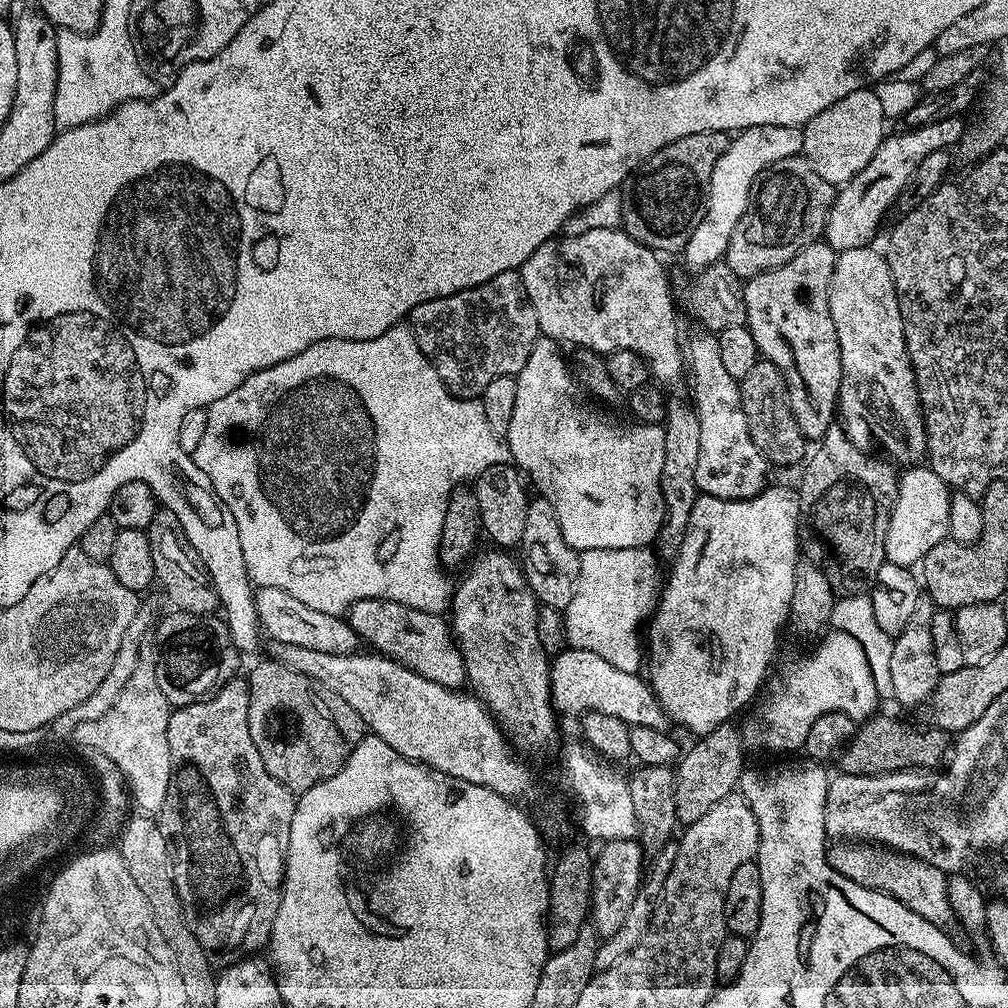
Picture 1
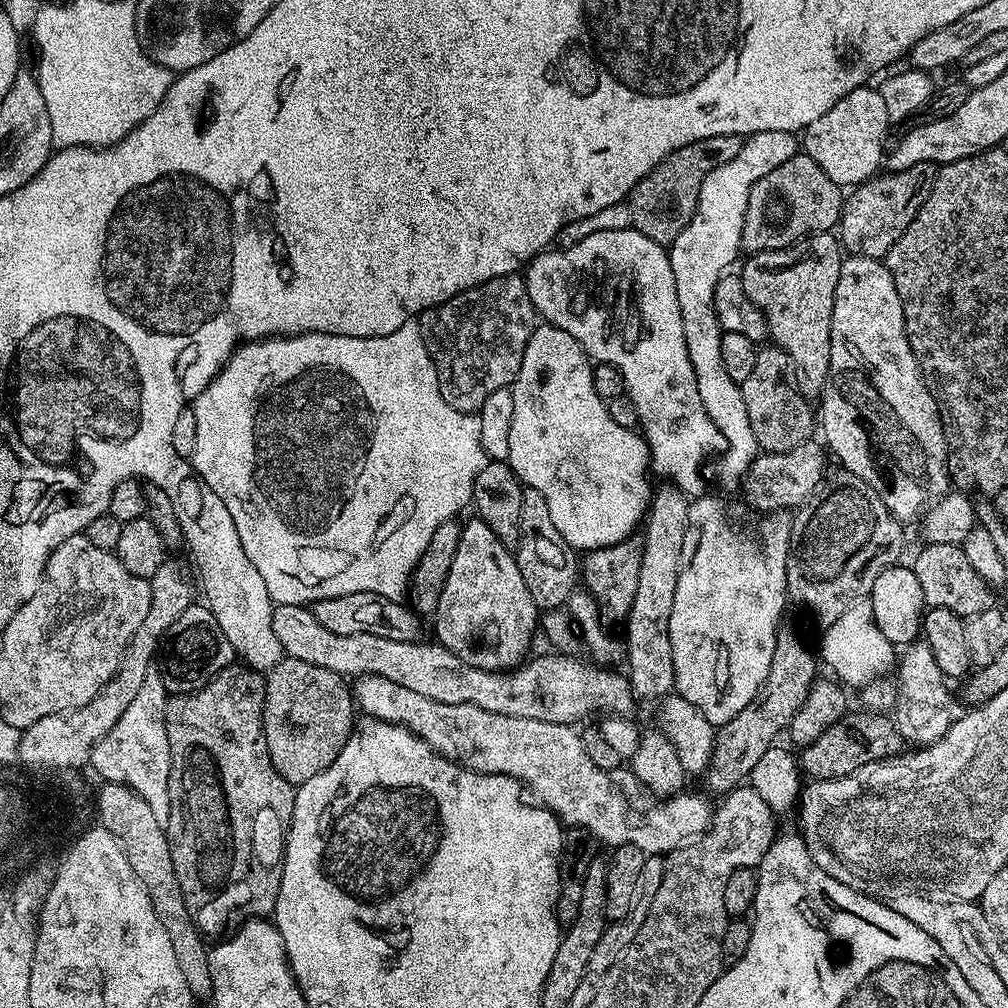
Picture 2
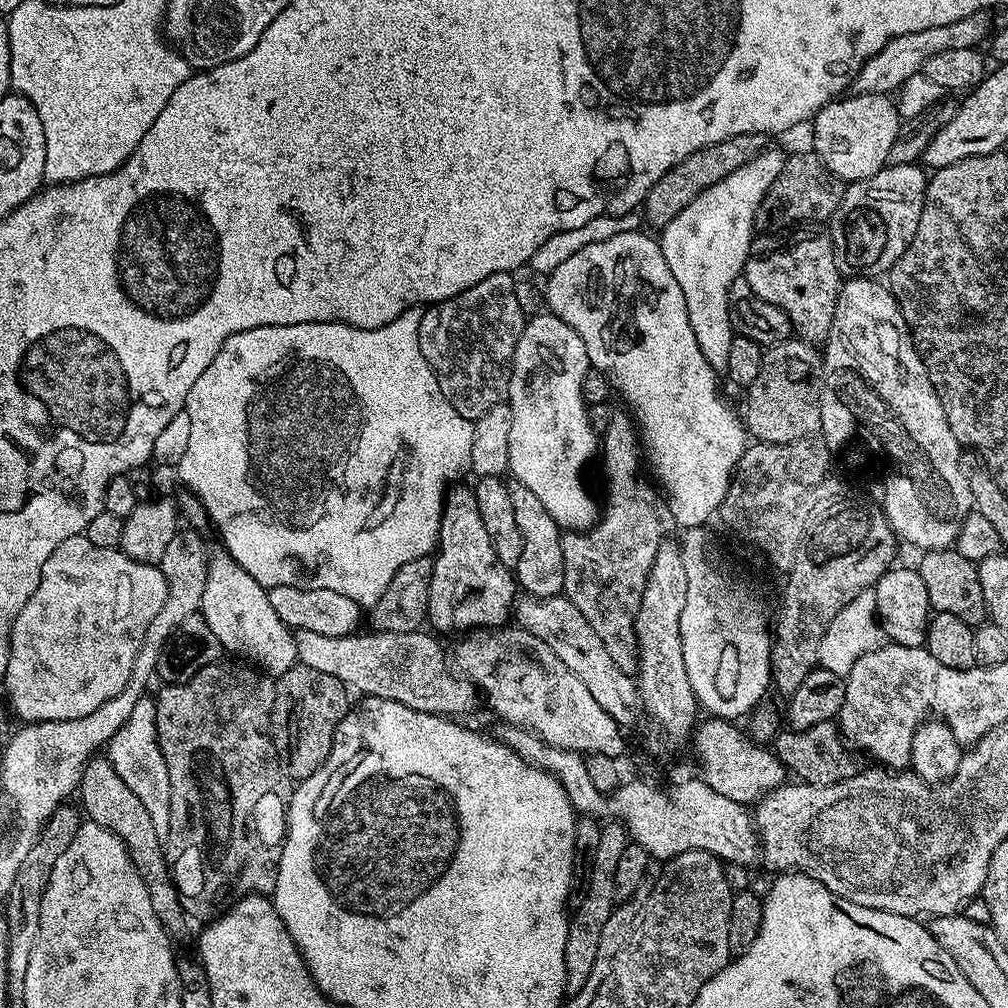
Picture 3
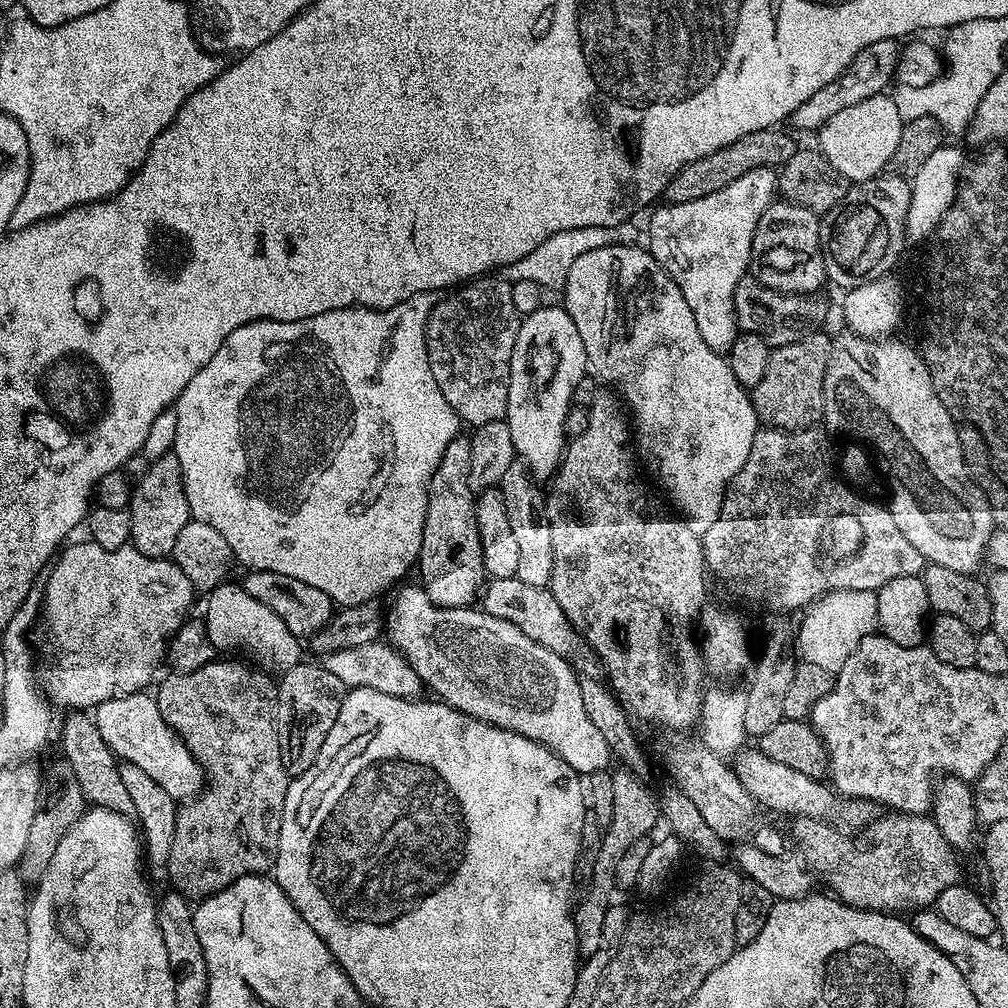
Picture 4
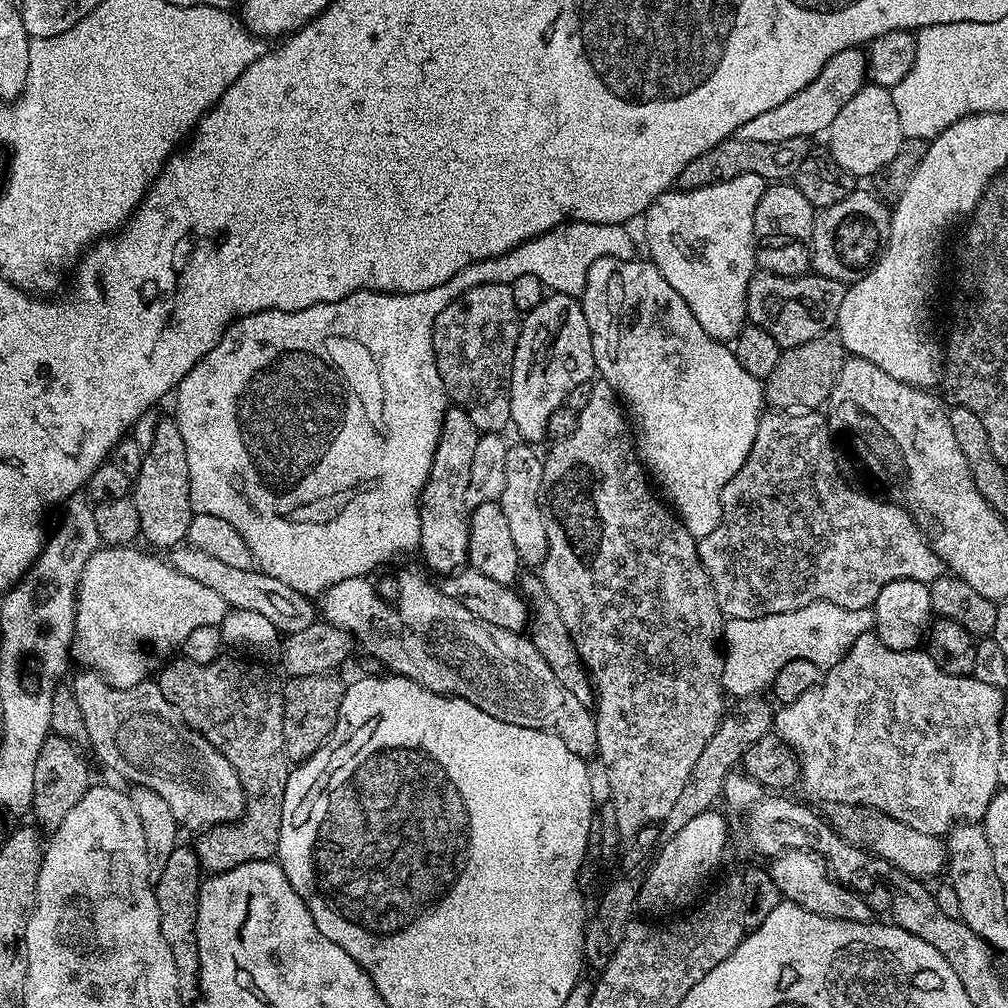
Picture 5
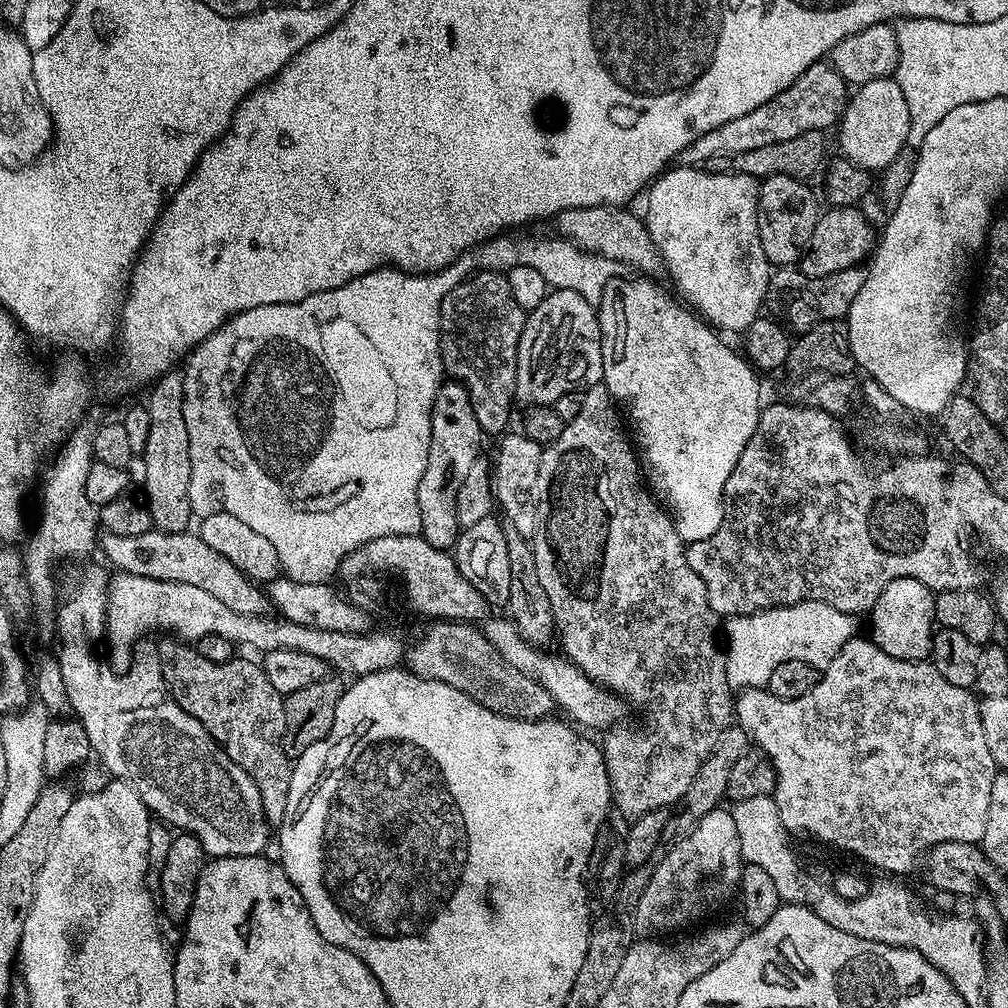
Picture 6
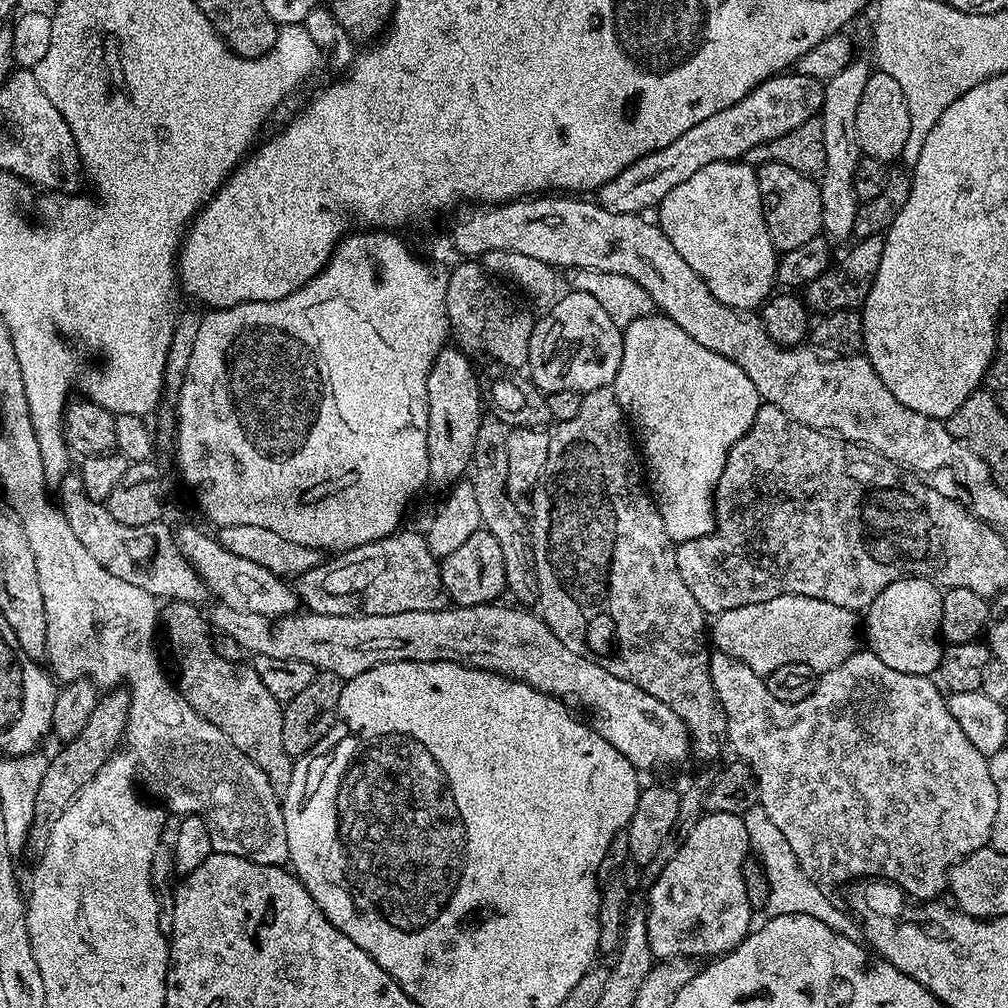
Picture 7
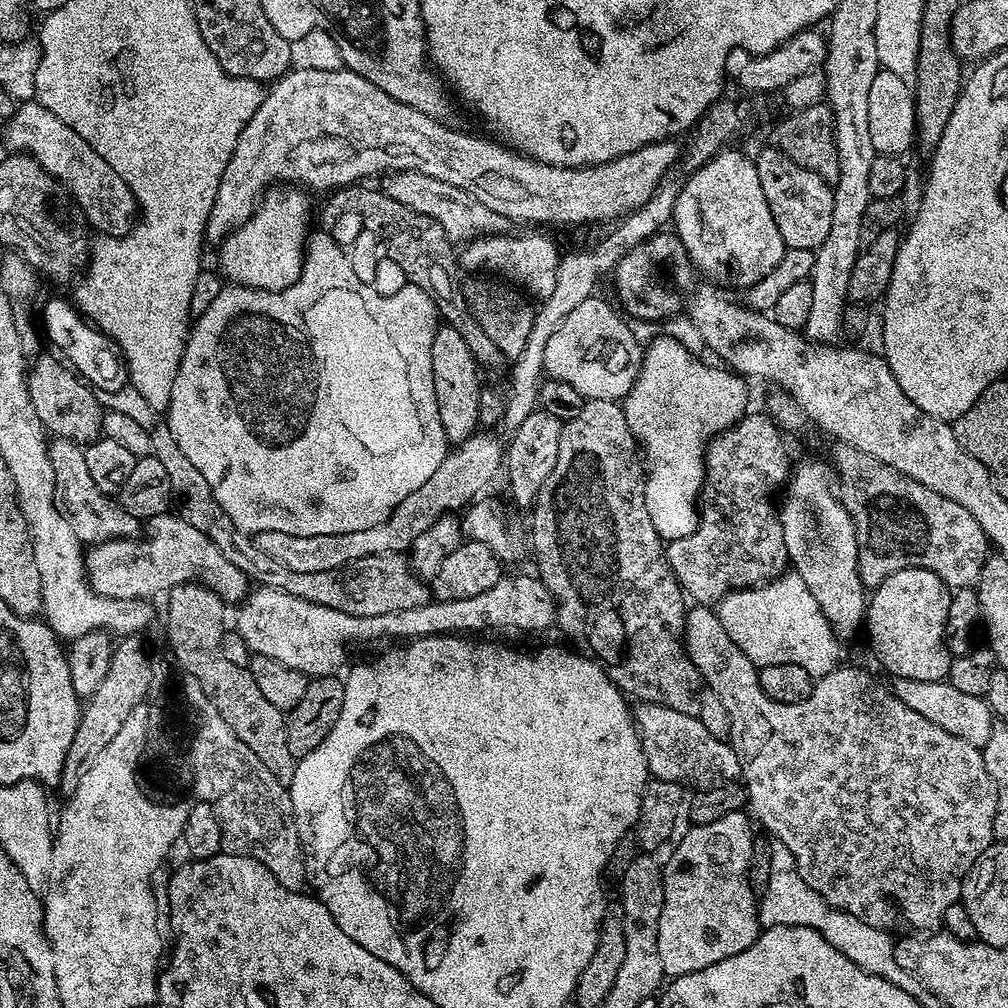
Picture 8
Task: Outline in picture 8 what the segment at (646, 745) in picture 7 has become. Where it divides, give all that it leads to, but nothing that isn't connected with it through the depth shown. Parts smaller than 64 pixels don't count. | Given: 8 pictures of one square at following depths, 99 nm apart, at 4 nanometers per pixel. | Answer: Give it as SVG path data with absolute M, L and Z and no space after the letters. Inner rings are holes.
M640 702L635 705L634 719L649 773L655 779L703 790L735 781L740 776L738 754L734 754L731 743L710 734L700 719L689 712L679 712L664 702Z

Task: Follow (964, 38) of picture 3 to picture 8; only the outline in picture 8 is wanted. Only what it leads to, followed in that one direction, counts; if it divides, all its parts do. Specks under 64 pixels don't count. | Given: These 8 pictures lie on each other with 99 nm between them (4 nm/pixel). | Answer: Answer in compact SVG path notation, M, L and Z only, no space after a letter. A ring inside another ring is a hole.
M293 67L265 91L262 106L258 106L258 110L250 113L246 126L234 146L234 154L230 154L230 162L226 162L226 170L222 170L222 178L218 182L218 194L214 194L214 206L210 210L208 224L205 227L205 237L209 241L216 240L215 242L220 242L223 241L224 237L229 236L235 228L243 226L251 218L252 211L260 202L260 197L277 182L284 186L299 186L304 190L313 190L312 188L333 190L355 185L357 182L363 181L360 180L363 176L372 176L375 172L384 174L389 170L403 170L406 168L422 174L430 174L430 178L438 178L442 182L448 183L449 186L458 186L458 190L466 190L466 194L478 198L478 202L482 202L482 206L487 206L488 209L494 210L494 214L502 214L509 222L516 223L517 220L518 223L524 224L520 226L592 224L595 220L612 220L611 222L614 222L627 216L629 212L633 212L636 208L644 207L648 199L660 189L660 185L665 183L667 176L664 175L675 166L676 159L679 156L681 159L682 156L681 145L679 148L675 139L659 140L656 144L647 144L622 158L614 158L605 164L590 164L583 168L558 168L549 164L540 164L536 160L529 159L528 156L522 156L495 139L493 139L494 141L483 140L480 136L471 136L468 132L455 132L454 129L446 128L445 126L445 123L422 114L420 110L414 110L410 106L390 98L390 94L386 94L386 90L378 90L378 86L374 86L374 82L362 78L362 74L354 74L346 67L339 68L339 70L306 70L305 68Z

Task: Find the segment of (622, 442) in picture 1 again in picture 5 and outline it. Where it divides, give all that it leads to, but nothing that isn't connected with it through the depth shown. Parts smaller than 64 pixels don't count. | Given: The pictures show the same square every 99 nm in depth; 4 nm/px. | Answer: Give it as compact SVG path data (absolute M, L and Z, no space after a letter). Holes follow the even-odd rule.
M545 295L543 302L523 317L512 363L510 414L511 427L520 435L517 437L524 442L545 439L550 416L566 404L568 392L574 386L589 383L596 375L590 326L586 326L586 314L579 299Z

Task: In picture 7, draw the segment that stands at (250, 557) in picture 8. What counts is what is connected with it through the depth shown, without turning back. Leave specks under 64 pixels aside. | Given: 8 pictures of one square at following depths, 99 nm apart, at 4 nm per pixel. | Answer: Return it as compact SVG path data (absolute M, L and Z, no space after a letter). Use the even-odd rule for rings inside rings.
M397 531L391 536L384 536L380 540L375 540L369 544L363 544L357 548L351 548L349 552L342 552L331 557L329 562L322 562L318 566L314 566L310 570L306 570L306 574L295 577L294 587L299 603L303 605L309 612L317 612L318 614L334 614L335 616L369 616L370 614L406 614L406 610L426 610L427 612L437 612L443 608L449 607L450 601L448 591L442 586L442 578L440 577L440 560L428 548L427 539L423 535L420 536L416 532Z

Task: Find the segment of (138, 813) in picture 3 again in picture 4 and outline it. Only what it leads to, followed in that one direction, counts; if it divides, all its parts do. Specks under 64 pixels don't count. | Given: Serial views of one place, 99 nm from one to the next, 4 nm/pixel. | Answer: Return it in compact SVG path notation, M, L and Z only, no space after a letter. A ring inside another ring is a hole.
M72 710L64 720L64 729L60 732L60 748L62 758L74 766L74 774L78 777L78 786L82 786L82 794L89 805L106 810L114 810L129 818L135 817L134 801L122 783L120 764L116 755L106 746L102 734L98 734L95 719L87 711Z

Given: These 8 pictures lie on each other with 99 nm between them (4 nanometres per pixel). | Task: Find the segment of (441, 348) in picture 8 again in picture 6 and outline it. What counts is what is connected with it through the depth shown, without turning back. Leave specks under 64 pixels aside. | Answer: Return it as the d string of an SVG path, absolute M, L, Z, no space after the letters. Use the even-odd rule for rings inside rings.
M448 378L441 383L432 407L430 422L430 454L426 458L426 470L422 470L422 482L418 482L418 514L422 518L420 535L430 546L451 549L462 529L458 522L456 491L462 487L470 466L481 459L482 433L478 418L474 418L474 406L466 386Z

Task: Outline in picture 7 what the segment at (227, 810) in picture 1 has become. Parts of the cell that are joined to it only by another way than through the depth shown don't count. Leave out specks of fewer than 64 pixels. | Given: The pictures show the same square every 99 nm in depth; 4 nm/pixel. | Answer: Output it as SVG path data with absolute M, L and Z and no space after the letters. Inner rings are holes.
M169 600L160 608L159 623L162 625L162 632L168 635L168 640L172 643L172 652L176 655L176 660L180 663L180 681L178 680L178 687L181 694L186 698L186 702L190 702L190 706L194 706L194 710L204 720L209 720L214 726L218 726L218 730L222 730L222 734L226 734L226 738L230 738L230 742L234 742L234 746L238 746L238 750L242 750L242 754L249 756L261 770L270 778L270 786L274 786L274 790L278 794L282 794L288 788L288 783L292 777L292 765L294 757L282 746L282 718L284 717L284 710L281 701L274 698L274 694L270 694L270 690L266 690L266 686L262 686L262 678L258 678L256 669L244 662L237 662L234 660L227 660L226 658L218 658L218 654L212 645L212 638L214 635L213 629L210 627L210 620L207 615L200 613L202 610L200 604L191 604L185 600Z

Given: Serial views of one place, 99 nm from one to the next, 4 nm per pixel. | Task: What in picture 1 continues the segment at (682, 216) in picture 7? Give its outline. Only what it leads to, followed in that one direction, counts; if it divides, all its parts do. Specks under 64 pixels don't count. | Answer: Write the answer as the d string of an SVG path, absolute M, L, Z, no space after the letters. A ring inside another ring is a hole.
M750 126L735 133L729 139L728 149L714 162L714 170L710 174L704 221L690 234L686 246L682 249L682 257L692 270L699 270L724 260L724 251L728 248L730 234L734 234L734 226L738 226L738 218L746 214L748 196L752 193L753 182L760 177L774 162L782 162L782 158L799 156L804 150L803 127L794 126ZM696 330L689 340L687 337L686 368L690 376L692 372L691 403L698 418L700 435L698 466L694 466L697 489L714 498L755 498L769 483L770 465L758 446L754 446L754 438L750 438L750 426L746 426L746 414L742 410L740 386L738 381L730 378L730 373L725 369L718 351L717 333Z

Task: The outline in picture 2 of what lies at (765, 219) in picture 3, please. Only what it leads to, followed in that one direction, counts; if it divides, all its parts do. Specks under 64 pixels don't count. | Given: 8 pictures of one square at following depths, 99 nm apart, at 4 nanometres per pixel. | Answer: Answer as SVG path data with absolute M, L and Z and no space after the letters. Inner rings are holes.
M797 154L790 162L782 162L778 170L770 170L766 178L758 178L748 195L742 226L740 247L745 253L769 252L789 248L797 240L814 232L832 232L839 225L846 199L841 185L835 184L806 154Z

